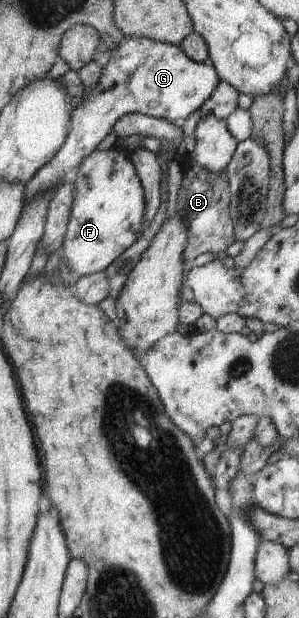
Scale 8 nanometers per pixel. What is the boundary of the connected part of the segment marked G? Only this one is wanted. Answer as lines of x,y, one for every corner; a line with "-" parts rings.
123,36
120,39
120,42
117,42
114,49
111,50
111,57
110,60
103,66
100,78
95,84
95,86
91,89
88,89
89,92
85,93
86,96
80,98
80,104
74,108
72,111
71,121
70,121
70,128
71,132
67,136
65,145
63,145
62,149
59,150
59,153
55,155
55,157
46,165
43,166
41,170
38,171
38,174
26,185
26,205
24,207
23,213
25,213
25,209
27,209
27,204
31,204
38,196
42,194
47,194
52,190
58,189
59,185
62,185
68,179
72,178
75,173
77,173
78,169
83,165
83,162
86,161
87,158
97,149
97,145
111,133
114,129
115,120
120,118
122,115
127,115
130,113
140,113
146,116
151,116
154,118
161,118
167,120
169,122
178,123
180,124
187,118
189,113
192,113
194,110
200,107
200,105
211,95
215,84
219,81
215,69
213,66
206,65
204,62
196,62
192,60
181,48
179,45
175,44
168,44
168,43
161,43
157,40
147,39
144,37
135,37
135,36

